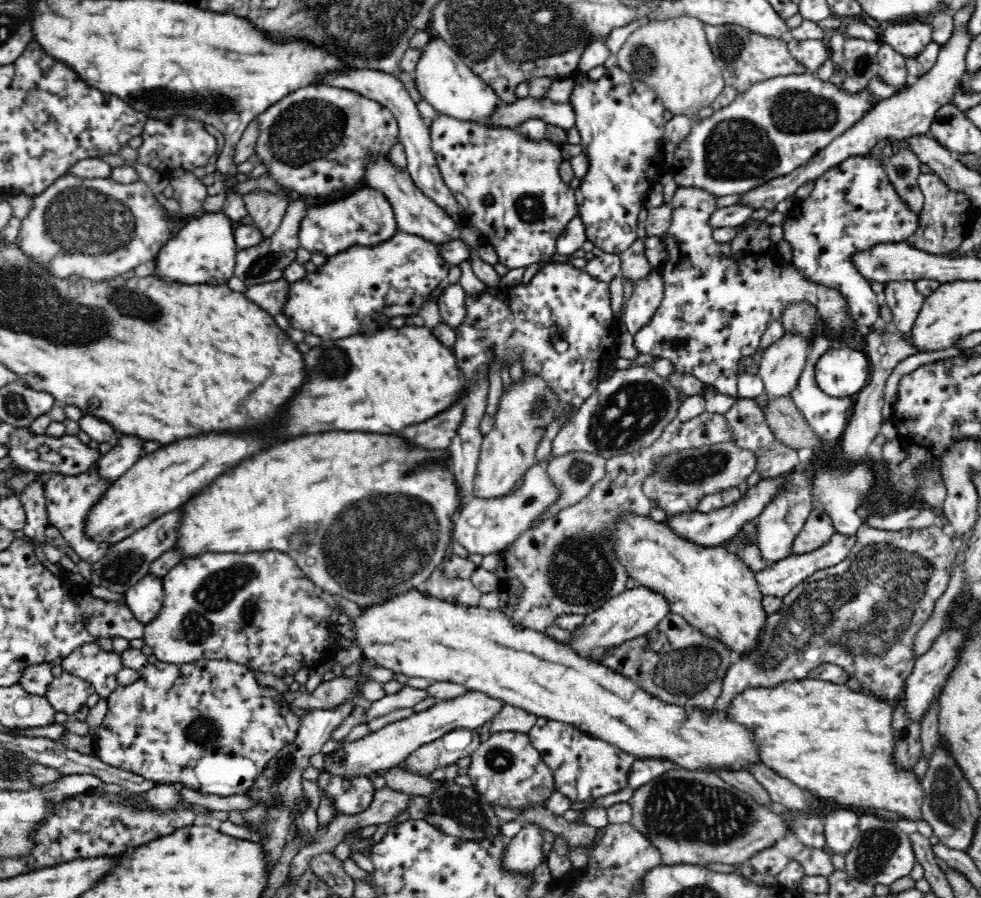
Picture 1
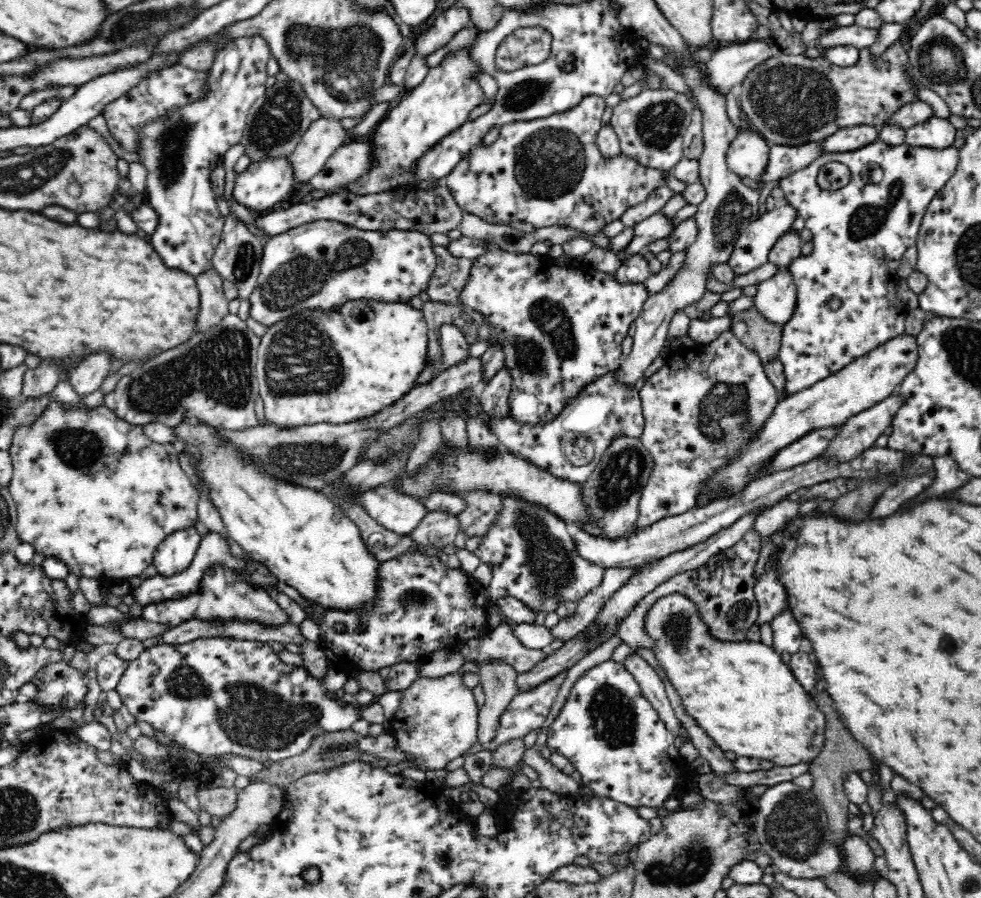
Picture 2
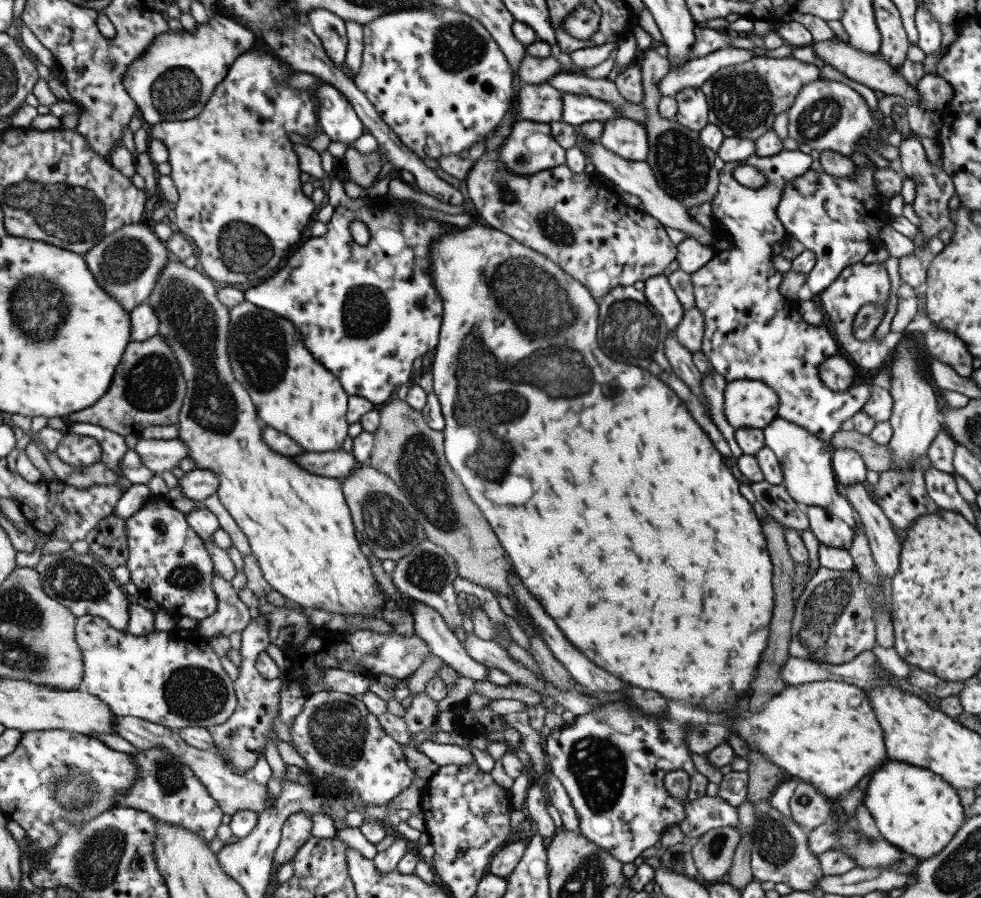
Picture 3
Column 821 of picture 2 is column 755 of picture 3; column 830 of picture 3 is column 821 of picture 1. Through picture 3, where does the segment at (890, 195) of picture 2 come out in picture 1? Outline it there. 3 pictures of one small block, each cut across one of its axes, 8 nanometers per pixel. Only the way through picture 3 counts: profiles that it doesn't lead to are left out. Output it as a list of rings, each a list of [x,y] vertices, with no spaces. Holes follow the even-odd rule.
[[[823,332],[821,336],[815,336],[812,342],[809,342],[809,350],[806,356],[806,364],[804,370],[798,379],[794,390],[791,392],[791,398],[795,405],[804,415],[808,425],[814,431],[815,438],[820,437],[824,442],[832,442],[838,440],[842,436],[846,425],[848,424],[851,410],[853,409],[854,396],[844,398],[834,398],[828,396],[819,386],[815,377],[816,362],[822,354],[828,352],[831,348],[837,347],[836,335],[830,335],[828,332]]]

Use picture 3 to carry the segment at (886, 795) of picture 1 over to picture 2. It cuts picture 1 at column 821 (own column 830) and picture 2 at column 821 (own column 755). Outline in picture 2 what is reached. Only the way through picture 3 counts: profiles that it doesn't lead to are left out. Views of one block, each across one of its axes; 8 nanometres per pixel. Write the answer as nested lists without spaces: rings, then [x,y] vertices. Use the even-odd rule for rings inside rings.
[[[678,591],[653,602],[645,614],[643,627],[653,640],[654,646],[650,649],[655,654],[657,664],[682,699],[686,715],[692,716],[696,724],[724,753],[734,752],[737,757],[766,759],[772,761],[774,766],[812,762],[820,755],[826,740],[825,715],[773,647],[764,645],[761,641],[746,639],[728,642],[712,637],[708,625],[698,615],[696,603]]]

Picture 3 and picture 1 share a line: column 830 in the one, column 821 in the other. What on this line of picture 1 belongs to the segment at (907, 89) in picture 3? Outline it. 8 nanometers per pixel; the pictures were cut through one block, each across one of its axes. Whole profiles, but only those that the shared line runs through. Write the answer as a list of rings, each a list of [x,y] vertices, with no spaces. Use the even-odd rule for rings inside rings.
[[[792,39],[787,42],[787,47],[792,58],[805,66],[808,73],[815,74],[818,68],[829,58],[829,50],[824,39]]]

